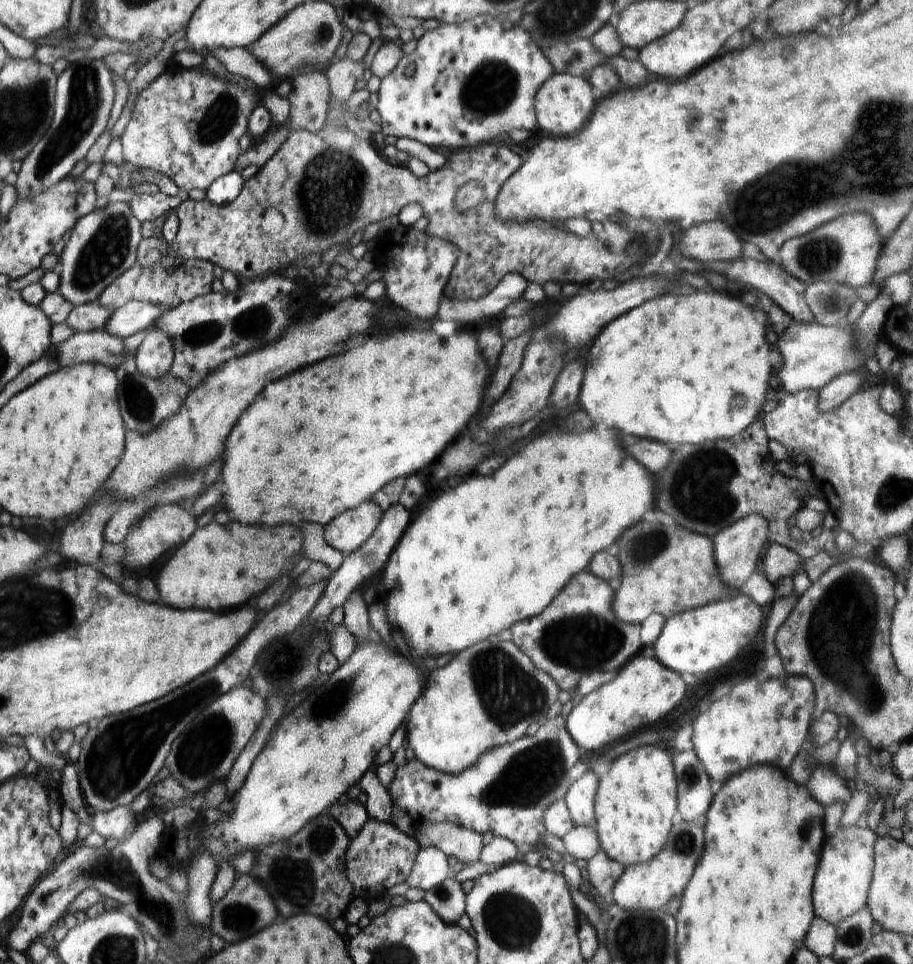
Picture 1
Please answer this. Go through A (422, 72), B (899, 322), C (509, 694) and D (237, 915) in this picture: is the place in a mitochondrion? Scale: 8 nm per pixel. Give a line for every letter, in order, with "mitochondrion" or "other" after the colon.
A: other
B: other
C: mitochondrion
D: mitochondrion

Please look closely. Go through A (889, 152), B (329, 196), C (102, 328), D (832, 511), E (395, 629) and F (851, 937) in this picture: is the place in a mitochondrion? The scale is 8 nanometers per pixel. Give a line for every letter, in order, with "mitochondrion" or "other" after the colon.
A: mitochondrion
B: mitochondrion
C: other
D: other
E: other
F: mitochondrion

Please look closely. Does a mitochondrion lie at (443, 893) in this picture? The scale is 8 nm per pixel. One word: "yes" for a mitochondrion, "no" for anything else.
yes

